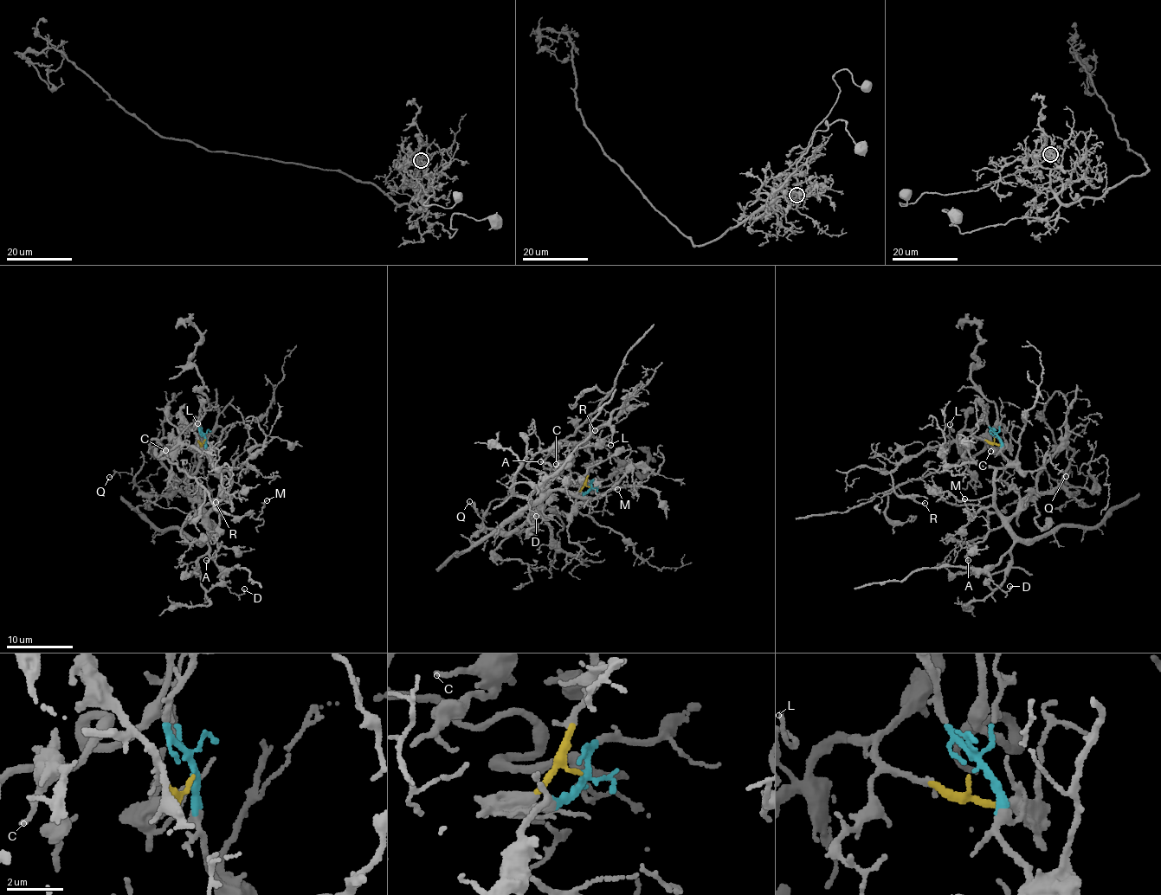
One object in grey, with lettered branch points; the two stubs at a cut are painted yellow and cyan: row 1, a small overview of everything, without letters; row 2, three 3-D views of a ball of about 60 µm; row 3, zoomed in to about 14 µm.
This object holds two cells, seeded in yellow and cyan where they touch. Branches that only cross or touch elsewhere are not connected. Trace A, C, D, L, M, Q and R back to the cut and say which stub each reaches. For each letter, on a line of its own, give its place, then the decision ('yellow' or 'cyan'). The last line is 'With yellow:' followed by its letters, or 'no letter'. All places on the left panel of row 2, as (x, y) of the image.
A: at (206, 560); cyan
C: at (165, 450); yellow
D: at (244, 589); cyan
L: at (197, 423); yellow
M: at (267, 500); cyan
Q: at (109, 477); cyan
R: at (216, 502); yellow
With yellow: C, L, R

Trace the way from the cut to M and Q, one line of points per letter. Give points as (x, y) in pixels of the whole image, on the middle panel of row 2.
M: (590, 487), (576, 499), (588, 503), (567, 489), (583, 479), (593, 481), (596, 492), (617, 490)
Q: (590, 487), (576, 499), (588, 503), (546, 495), (508, 532), (482, 529), (486, 515), (469, 502)

